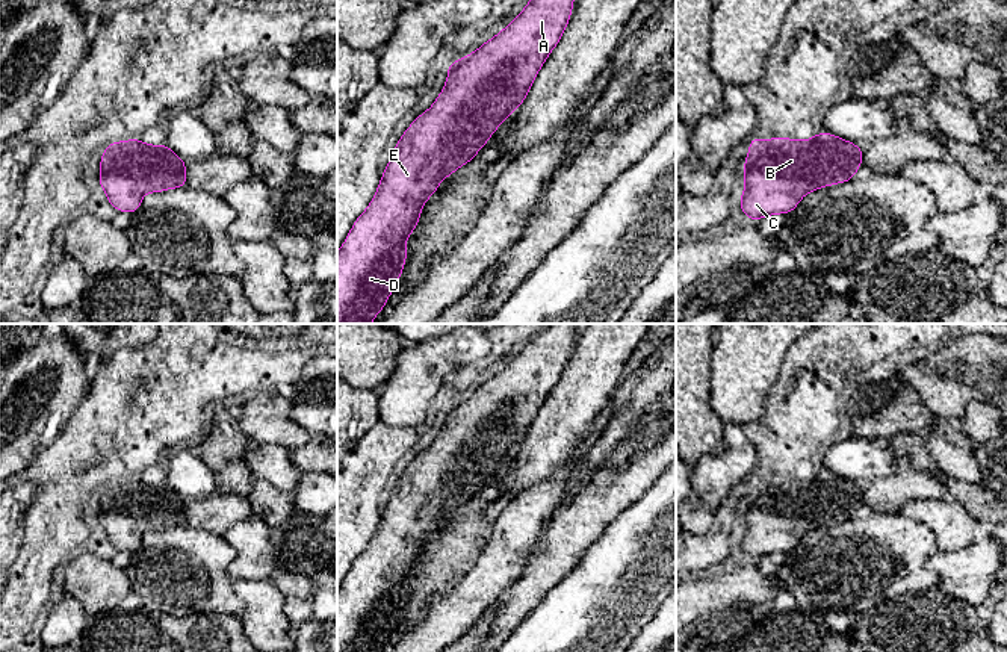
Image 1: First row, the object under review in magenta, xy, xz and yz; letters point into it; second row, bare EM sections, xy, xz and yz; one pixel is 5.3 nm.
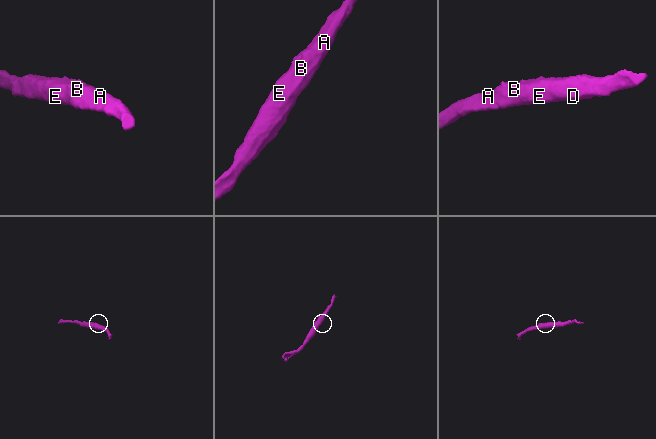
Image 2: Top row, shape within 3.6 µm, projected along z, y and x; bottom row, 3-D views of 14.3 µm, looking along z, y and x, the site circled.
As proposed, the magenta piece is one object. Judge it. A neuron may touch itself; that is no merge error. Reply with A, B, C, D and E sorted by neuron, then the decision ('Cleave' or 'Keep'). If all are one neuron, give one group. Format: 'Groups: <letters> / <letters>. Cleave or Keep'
Groups: A B C D E. Keep

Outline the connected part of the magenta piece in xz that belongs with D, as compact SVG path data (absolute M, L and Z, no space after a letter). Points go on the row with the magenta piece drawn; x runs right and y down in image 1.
M529 0L500 33L448 67L448 80L438 98L401 136L372 203L354 222L337 253L337 324L370 324L387 304L402 275L405 241L420 219L422 206L438 183L473 160L497 126L519 109L559 42L572 6L573 0Z

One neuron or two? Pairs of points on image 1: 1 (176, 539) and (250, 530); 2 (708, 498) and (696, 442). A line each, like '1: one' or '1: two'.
1: two
2: two

